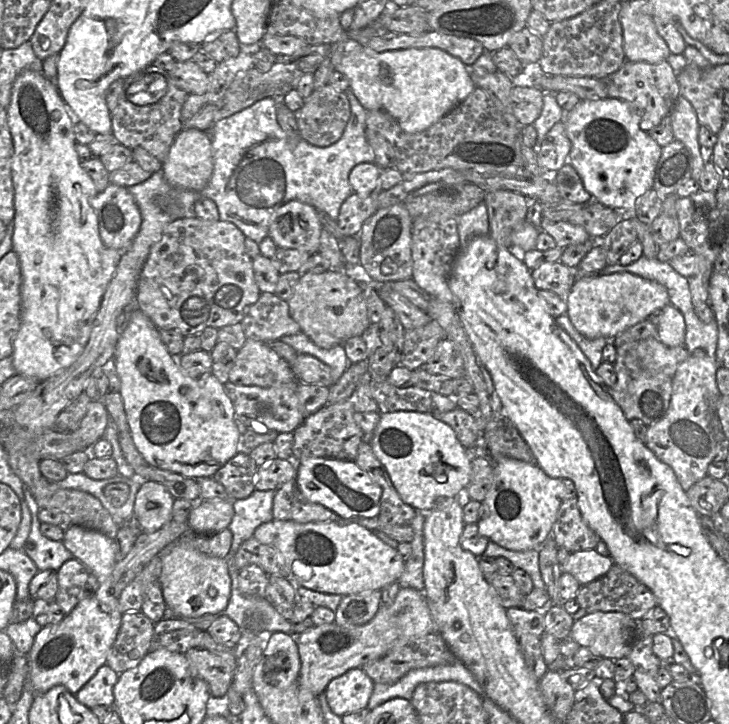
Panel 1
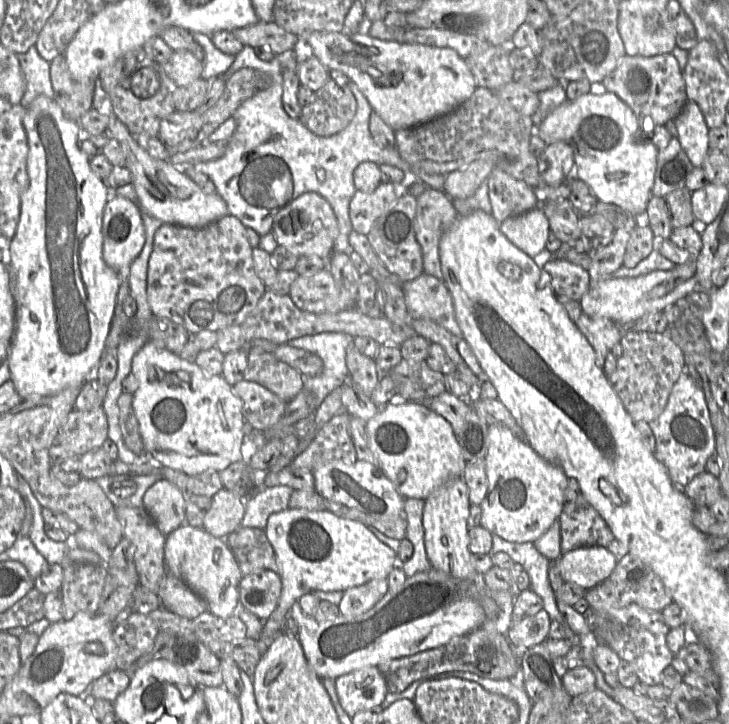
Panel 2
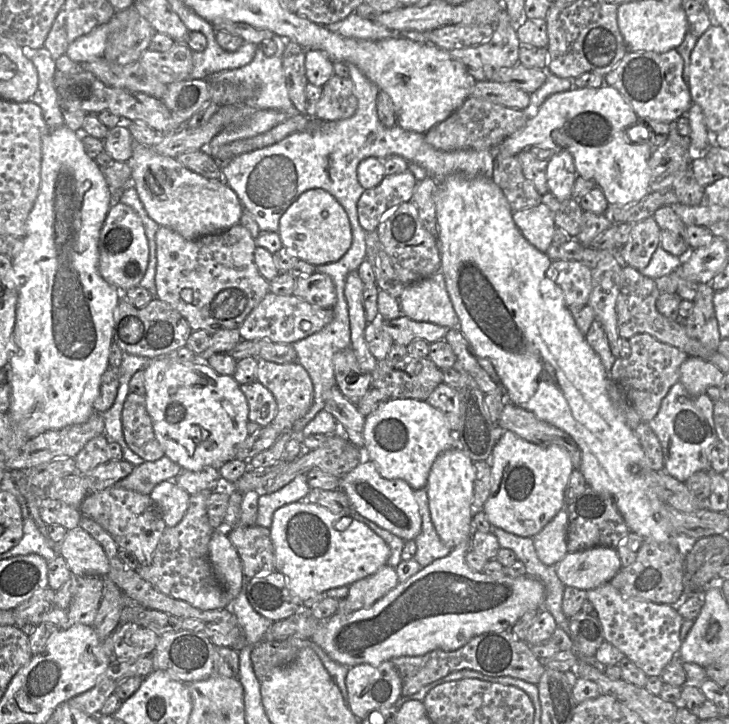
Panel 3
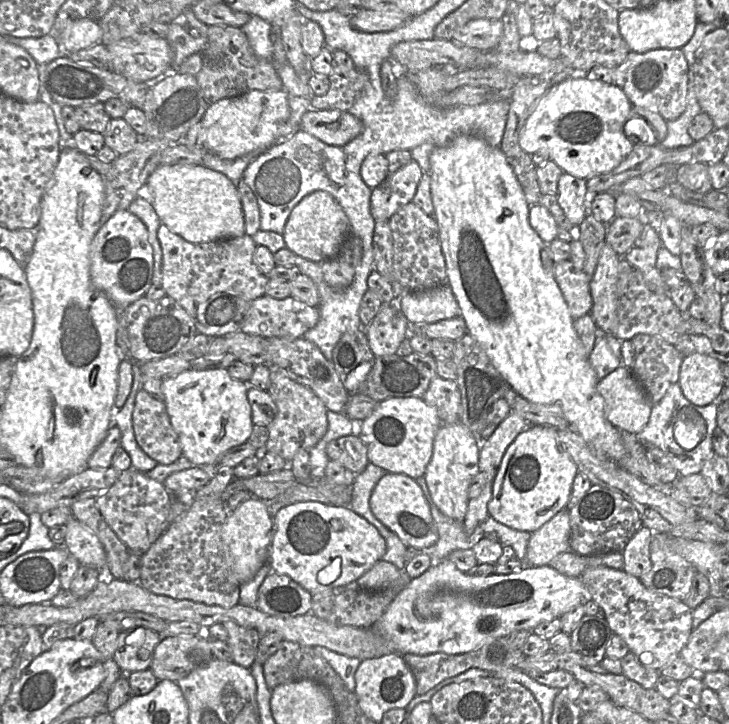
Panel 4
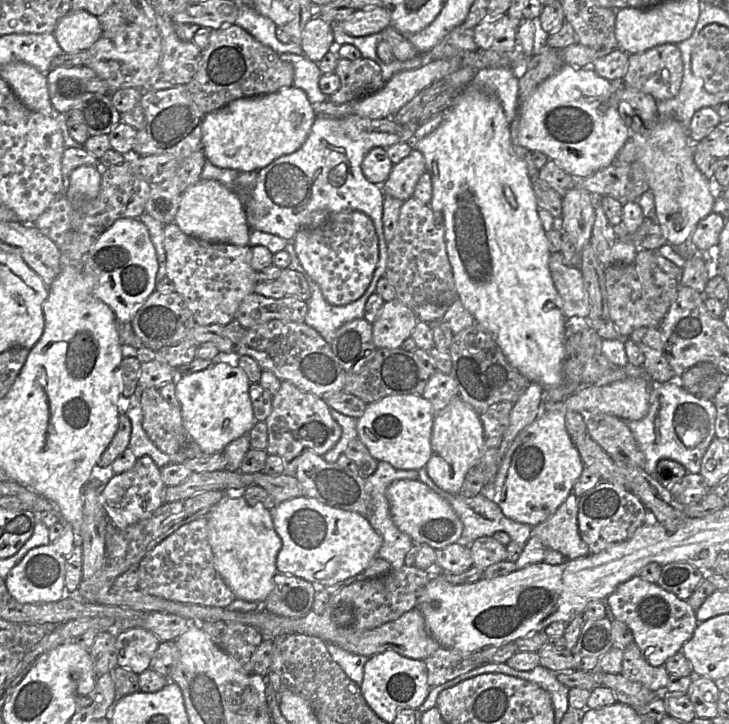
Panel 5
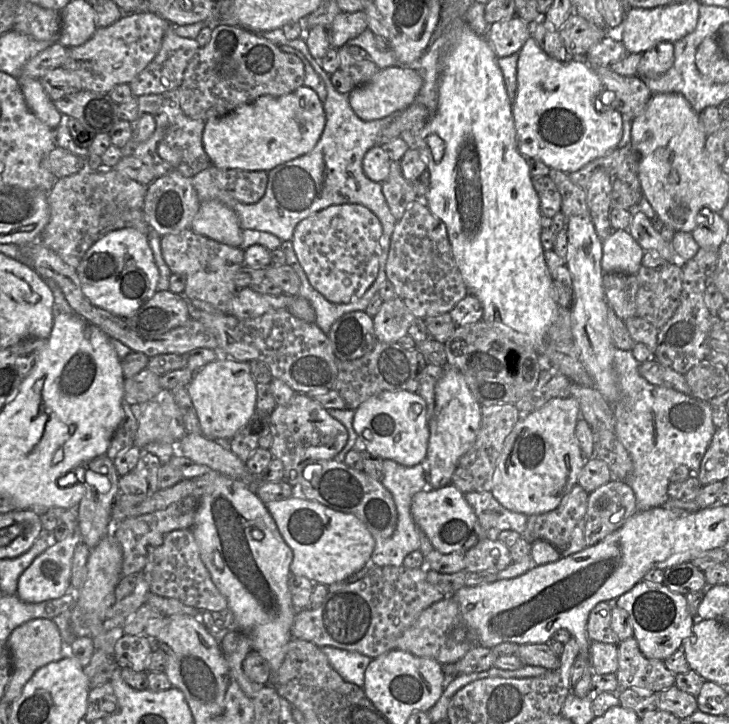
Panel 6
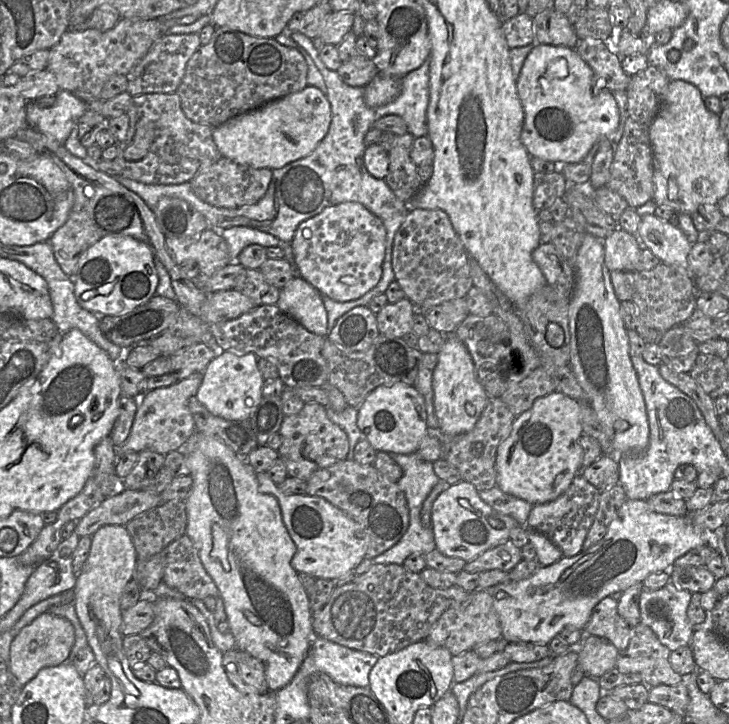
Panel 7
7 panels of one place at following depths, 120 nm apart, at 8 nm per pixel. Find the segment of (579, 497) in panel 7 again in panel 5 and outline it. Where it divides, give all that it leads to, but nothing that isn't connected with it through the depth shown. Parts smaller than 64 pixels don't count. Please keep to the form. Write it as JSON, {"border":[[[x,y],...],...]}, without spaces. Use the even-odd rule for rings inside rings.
{"border":[[[570,493],[553,515],[531,528],[531,536],[539,538],[546,548],[560,552],[567,560],[591,554],[579,534],[578,498]]]}

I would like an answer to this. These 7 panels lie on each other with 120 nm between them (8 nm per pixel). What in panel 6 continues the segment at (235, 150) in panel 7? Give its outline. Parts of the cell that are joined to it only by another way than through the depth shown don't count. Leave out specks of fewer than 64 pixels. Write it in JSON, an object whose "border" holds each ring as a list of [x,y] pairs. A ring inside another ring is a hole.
{"border":[[[306,86],[282,95],[263,95],[251,103],[241,105],[230,113],[205,122],[202,143],[211,165],[229,170],[267,171],[310,152],[319,141],[326,123],[323,102],[317,93]]]}

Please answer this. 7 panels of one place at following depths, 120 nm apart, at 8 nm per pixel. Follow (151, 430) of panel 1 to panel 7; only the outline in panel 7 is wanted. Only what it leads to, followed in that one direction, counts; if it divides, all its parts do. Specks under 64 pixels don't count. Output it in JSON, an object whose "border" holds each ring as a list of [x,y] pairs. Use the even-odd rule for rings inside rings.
{"border":[[[231,351],[215,357],[203,372],[203,380],[195,397],[215,416],[232,421],[250,419],[263,398],[265,380],[258,369],[258,359],[253,353]]]}

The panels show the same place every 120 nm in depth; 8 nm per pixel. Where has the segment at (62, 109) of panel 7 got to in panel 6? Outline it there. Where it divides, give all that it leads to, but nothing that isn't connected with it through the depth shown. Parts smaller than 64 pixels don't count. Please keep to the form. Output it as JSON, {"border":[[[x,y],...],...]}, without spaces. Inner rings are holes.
{"border":[[[24,75],[17,80],[30,111],[47,126],[55,129],[61,122],[62,114],[55,108],[40,80]]]}

